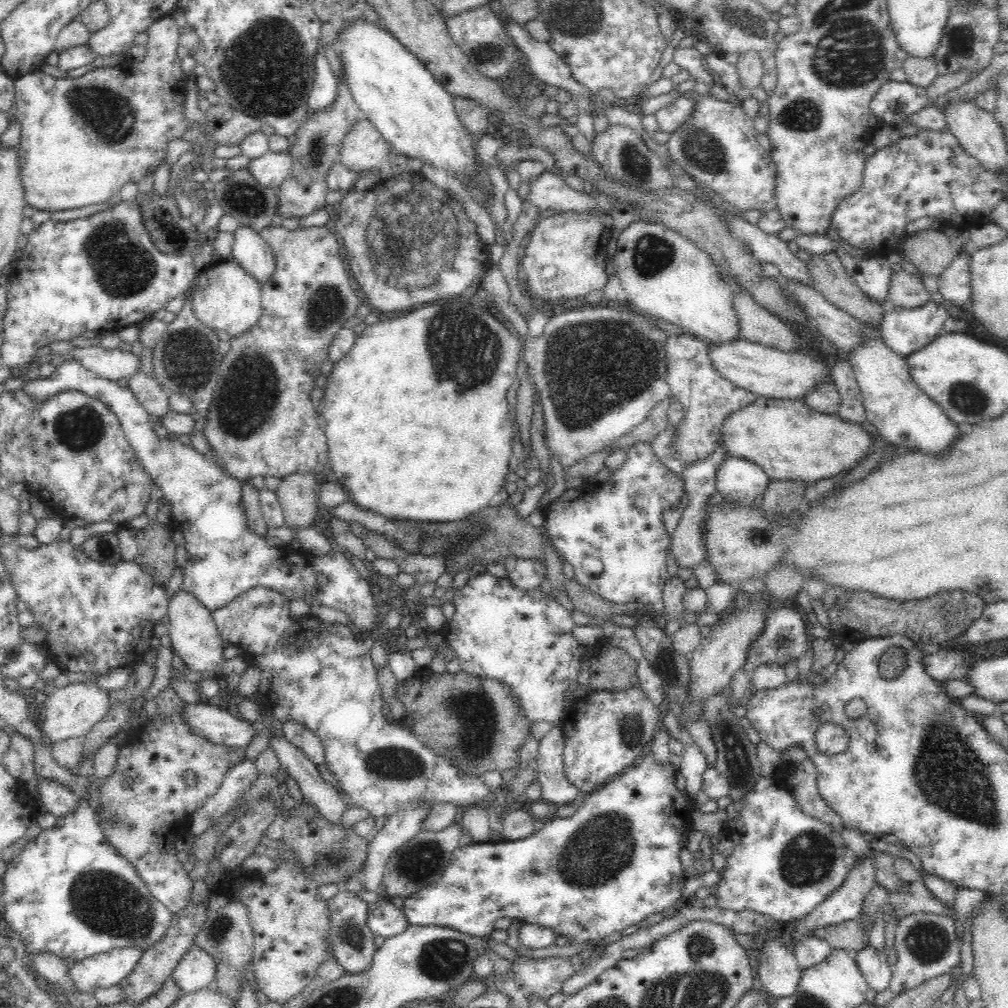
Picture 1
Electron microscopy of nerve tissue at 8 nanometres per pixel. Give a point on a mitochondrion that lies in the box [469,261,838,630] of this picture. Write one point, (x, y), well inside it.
(592, 366)

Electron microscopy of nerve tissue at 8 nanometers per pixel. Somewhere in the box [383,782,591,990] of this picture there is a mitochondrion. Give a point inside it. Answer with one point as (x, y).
(442, 960)

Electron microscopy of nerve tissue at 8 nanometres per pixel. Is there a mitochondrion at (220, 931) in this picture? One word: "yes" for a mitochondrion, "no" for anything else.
yes

